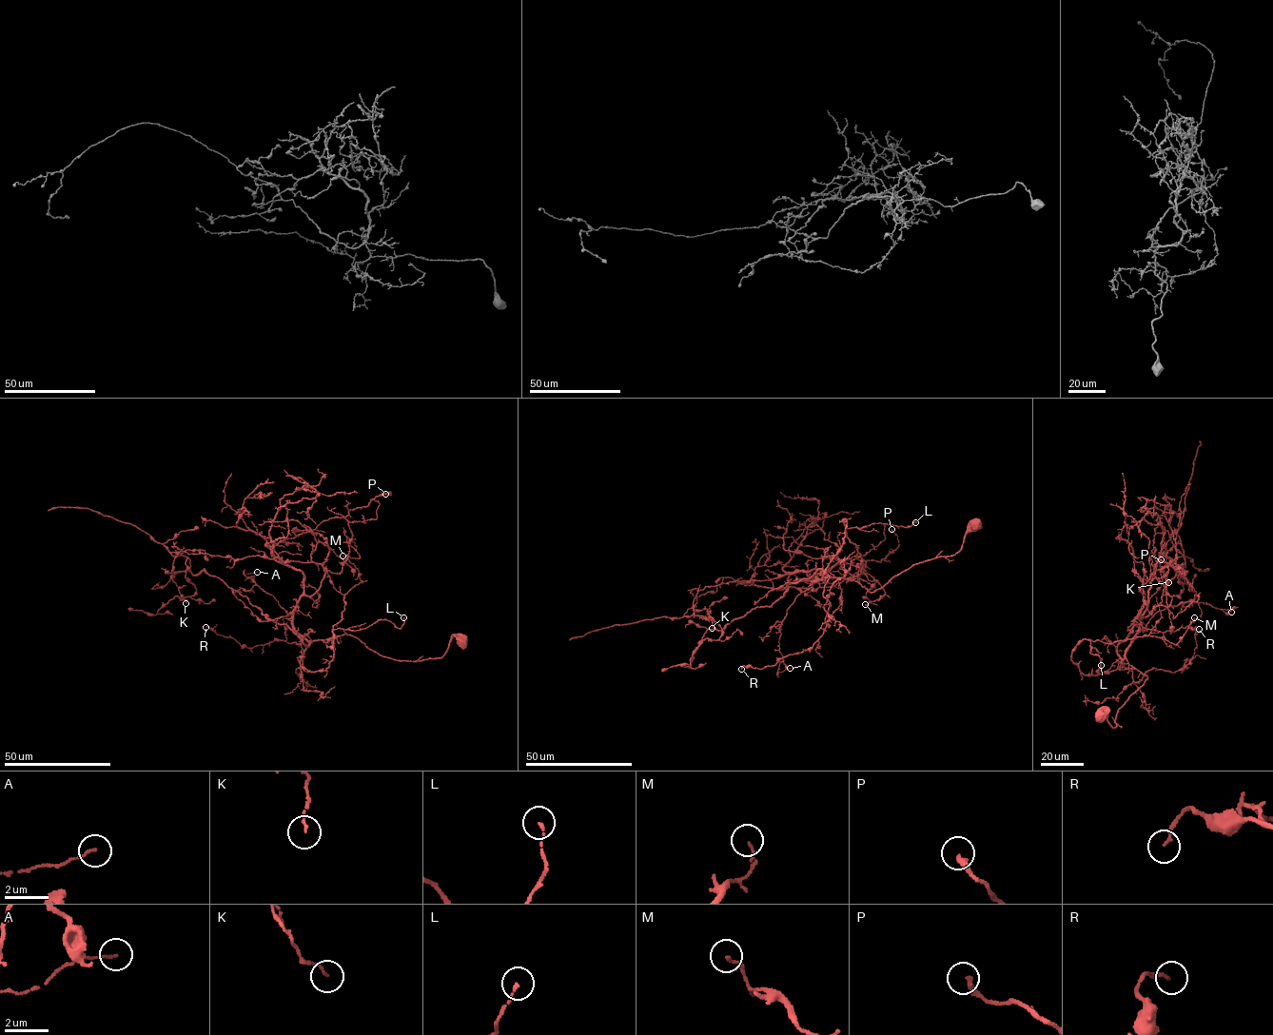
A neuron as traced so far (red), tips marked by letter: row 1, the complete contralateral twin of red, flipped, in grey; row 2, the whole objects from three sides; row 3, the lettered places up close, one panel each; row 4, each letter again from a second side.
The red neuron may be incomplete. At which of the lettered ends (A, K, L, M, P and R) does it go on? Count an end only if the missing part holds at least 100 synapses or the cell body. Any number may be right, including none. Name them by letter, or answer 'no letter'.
no letter

